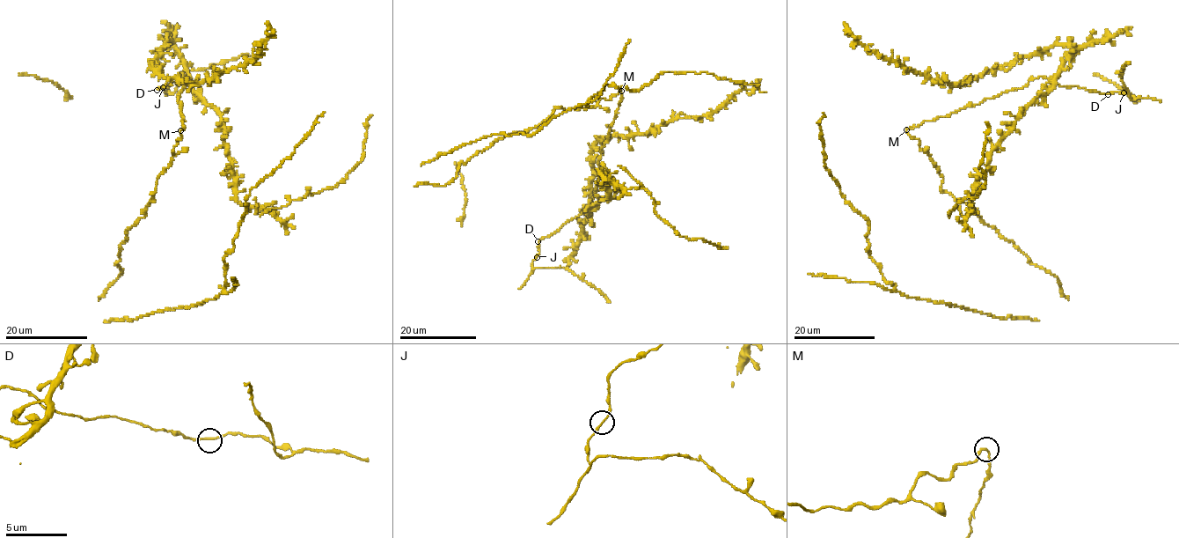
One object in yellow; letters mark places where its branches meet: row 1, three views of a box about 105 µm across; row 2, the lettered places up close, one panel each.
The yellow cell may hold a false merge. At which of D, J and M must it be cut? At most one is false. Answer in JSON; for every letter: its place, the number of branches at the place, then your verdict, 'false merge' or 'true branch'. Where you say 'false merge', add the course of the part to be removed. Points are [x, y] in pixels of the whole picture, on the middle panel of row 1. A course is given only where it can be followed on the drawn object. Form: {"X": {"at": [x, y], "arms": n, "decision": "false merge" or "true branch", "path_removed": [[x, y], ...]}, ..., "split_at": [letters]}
{"D": {"at": [538, 241], "arms": 2, "decision": "true branch"}, "J": {"at": [537, 257], "arms": 2, "decision": "true branch"}, "M": {"at": [621, 91], "arms": 2, "decision": "false merge"}, "split_at": ["M"]}

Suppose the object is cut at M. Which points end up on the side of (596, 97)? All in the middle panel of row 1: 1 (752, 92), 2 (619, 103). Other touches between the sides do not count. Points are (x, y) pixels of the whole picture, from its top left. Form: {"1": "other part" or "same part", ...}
{"1": "other part", "2": "other part"}

